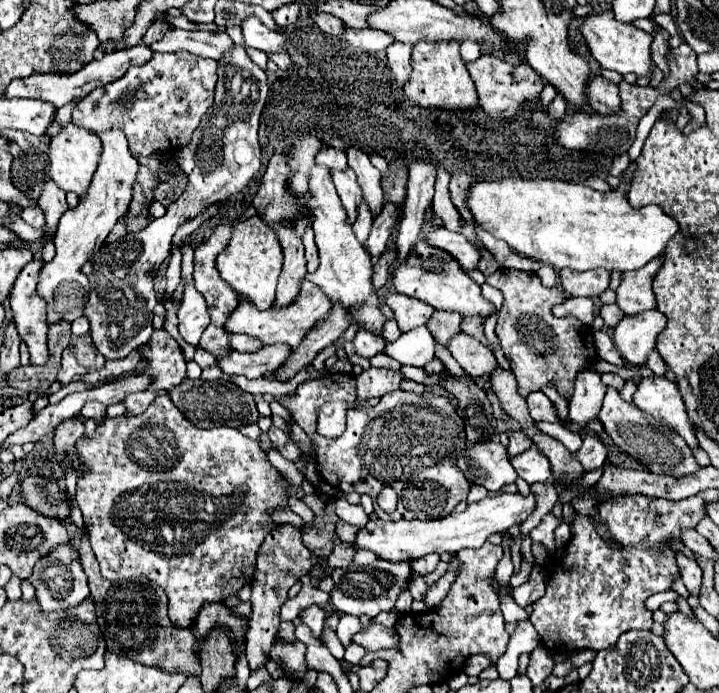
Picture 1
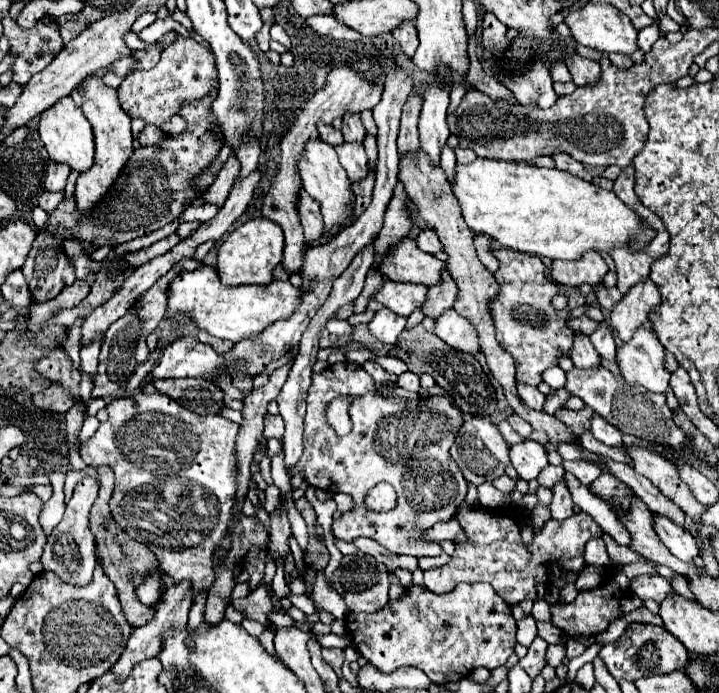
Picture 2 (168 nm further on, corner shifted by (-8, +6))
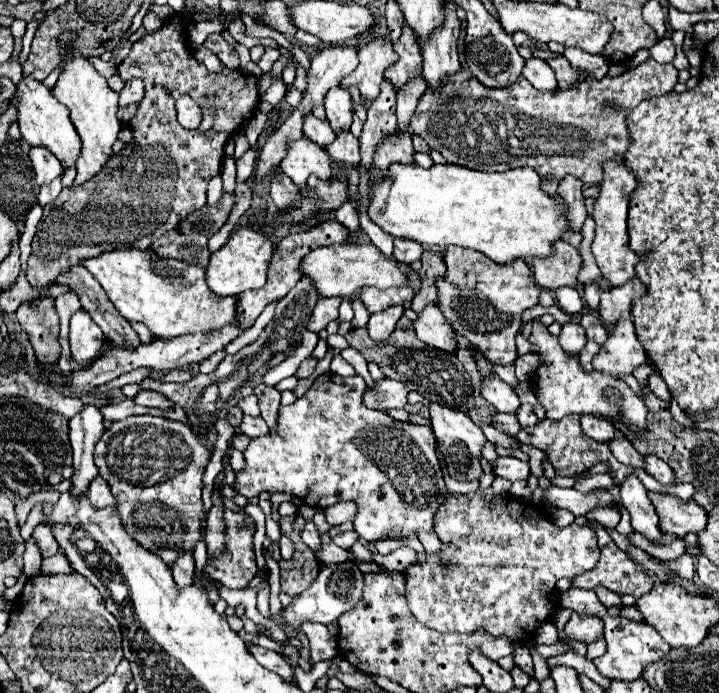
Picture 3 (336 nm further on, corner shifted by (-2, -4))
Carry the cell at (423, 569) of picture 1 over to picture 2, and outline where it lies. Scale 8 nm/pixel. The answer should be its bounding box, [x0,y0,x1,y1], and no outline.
[289,364,467,558]

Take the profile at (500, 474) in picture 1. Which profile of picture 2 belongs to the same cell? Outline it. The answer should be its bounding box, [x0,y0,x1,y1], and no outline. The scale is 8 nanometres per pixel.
[451,416,509,486]

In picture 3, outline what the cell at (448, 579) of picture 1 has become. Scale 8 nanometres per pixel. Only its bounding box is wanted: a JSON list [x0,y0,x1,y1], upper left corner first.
[405,488,599,644]

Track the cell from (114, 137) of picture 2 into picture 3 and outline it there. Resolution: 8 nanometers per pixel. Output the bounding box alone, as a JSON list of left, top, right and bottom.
[51,34,121,184]

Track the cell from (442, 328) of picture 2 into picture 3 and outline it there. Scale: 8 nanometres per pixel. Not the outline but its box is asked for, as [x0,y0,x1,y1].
[413,304,457,352]

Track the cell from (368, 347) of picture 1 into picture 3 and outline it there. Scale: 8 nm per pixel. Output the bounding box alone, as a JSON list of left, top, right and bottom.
[367,306,403,342]

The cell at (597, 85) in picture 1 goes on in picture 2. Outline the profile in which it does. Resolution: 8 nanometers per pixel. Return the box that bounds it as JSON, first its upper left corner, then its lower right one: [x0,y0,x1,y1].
[565,54,599,86]

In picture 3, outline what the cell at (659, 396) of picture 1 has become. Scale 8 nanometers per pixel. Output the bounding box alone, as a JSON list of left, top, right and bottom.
[593,316,645,378]

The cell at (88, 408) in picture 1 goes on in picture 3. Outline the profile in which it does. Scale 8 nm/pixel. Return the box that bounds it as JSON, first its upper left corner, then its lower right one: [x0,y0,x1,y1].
[69,310,105,366]

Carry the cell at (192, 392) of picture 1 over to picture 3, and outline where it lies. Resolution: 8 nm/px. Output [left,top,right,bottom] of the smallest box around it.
[133,390,173,410]

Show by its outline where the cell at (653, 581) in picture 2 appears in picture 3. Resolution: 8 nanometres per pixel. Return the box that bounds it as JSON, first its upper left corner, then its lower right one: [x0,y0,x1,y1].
[573,526,653,598]

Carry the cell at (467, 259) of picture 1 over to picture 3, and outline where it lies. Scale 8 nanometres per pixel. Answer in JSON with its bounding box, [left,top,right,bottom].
[393,240,423,264]

